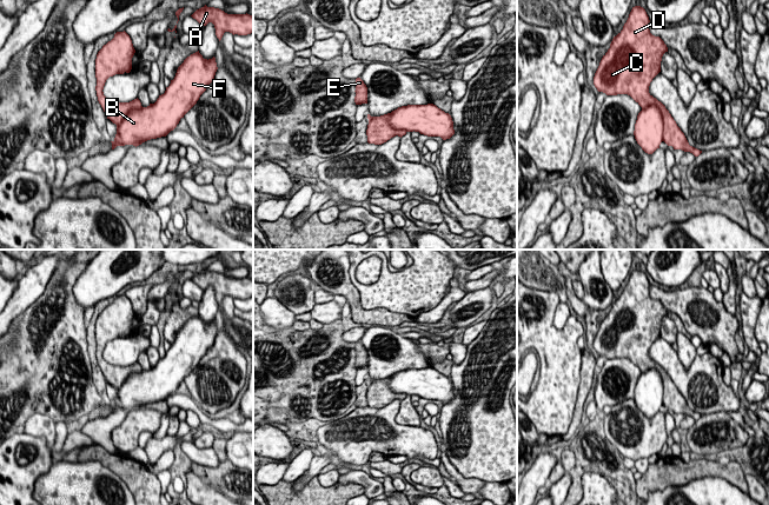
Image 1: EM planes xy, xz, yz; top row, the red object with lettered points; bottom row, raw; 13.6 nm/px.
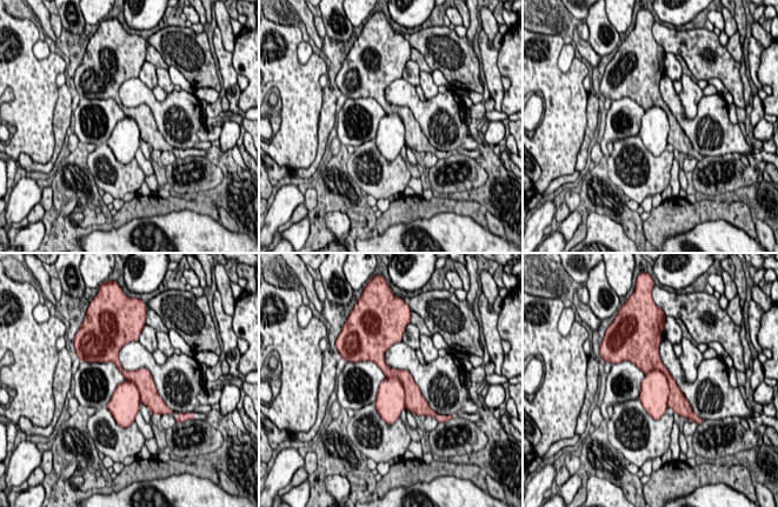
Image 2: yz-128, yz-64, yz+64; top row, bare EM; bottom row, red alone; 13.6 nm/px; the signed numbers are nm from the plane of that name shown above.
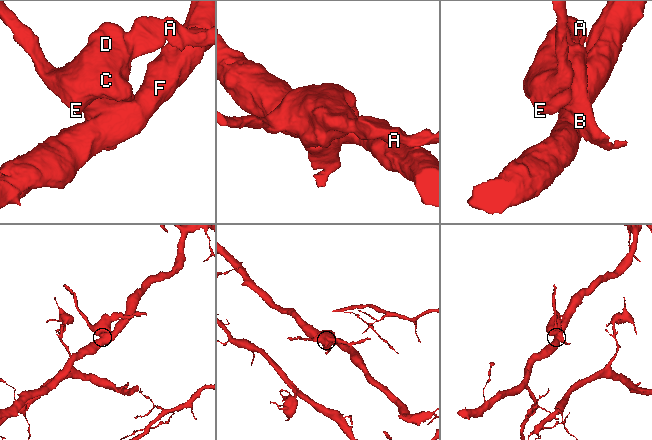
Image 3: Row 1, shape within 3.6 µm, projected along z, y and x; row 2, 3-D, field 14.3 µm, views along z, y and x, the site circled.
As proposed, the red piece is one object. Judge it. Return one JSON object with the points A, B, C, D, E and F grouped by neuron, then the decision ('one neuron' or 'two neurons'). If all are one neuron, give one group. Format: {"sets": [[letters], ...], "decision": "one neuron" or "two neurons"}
{"sets": [["A", "C", "D", "E"], ["B", "F"]], "decision": "two neurons"}

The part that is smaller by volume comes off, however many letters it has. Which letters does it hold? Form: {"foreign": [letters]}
{"foreign": ["A", "C", "D", "E"]}

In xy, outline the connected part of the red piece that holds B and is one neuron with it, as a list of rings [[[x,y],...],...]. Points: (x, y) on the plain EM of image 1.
[[[199,314],[187,320],[154,367],[131,373],[117,390],[112,413],[125,408],[137,411],[147,404],[166,400],[197,367],[217,333],[214,320],[204,323]]]

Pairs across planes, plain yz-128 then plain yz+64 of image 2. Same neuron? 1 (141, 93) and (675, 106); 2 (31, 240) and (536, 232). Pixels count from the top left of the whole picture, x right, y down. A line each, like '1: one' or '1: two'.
1: one
2: two

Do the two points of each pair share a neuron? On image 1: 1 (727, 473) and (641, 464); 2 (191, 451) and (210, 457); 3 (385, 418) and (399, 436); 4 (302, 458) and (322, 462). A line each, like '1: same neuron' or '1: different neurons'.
1: different neurons
2: same neuron
3: same neuron
4: different neurons

